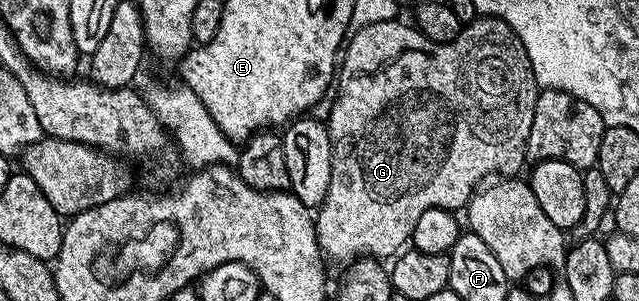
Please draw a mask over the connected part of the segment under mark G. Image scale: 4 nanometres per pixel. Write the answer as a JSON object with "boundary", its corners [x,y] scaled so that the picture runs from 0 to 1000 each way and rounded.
{"boundary":[[[746,56],[739,76],[721,86],[710,136],[676,143],[662,110],[651,100],[643,73],[626,73],[624,60],[592,70],[592,83],[573,83],[565,103],[549,106],[541,143],[541,179],[529,223],[529,272],[523,289],[526,332],[520,342],[520,372],[515,375],[513,395],[510,392],[520,485],[520,558],[516,628],[510,628],[510,668],[491,714],[495,784],[509,850],[515,864],[527,860],[529,870],[538,874],[537,880],[549,877],[565,850],[618,850],[643,797],[648,748],[654,748],[654,721],[660,721],[667,694],[684,688],[709,708],[718,704],[718,688],[720,698],[731,691],[732,671],[765,588],[806,585],[812,571],[808,565],[823,542],[829,415],[836,415],[836,349],[842,292],[833,219],[823,189],[823,163],[808,133],[808,113],[798,96],[798,83],[792,83],[792,70],[784,63]]]}

